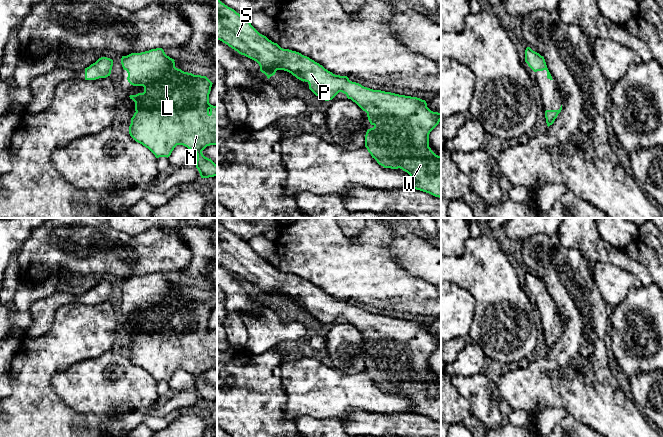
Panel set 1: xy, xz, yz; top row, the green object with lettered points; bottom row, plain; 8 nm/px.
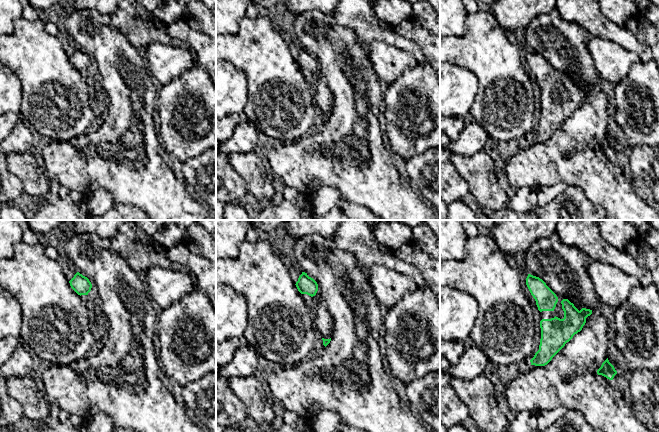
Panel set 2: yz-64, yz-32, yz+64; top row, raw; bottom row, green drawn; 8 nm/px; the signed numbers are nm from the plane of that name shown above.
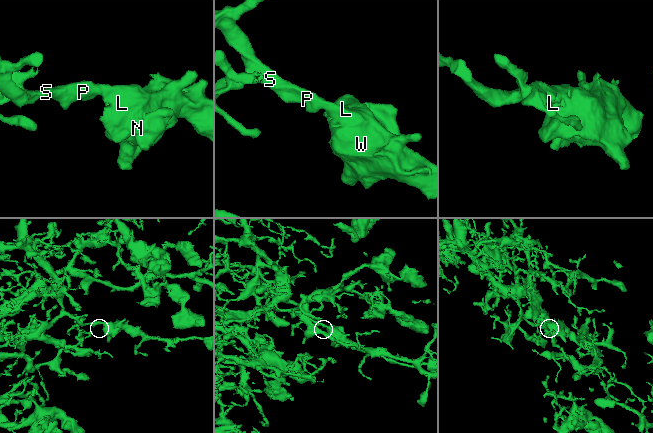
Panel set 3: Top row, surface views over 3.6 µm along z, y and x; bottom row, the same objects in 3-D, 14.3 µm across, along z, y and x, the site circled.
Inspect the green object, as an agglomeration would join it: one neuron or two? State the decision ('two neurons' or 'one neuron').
one neuron

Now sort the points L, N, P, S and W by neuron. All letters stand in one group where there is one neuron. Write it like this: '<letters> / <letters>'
L N P S W

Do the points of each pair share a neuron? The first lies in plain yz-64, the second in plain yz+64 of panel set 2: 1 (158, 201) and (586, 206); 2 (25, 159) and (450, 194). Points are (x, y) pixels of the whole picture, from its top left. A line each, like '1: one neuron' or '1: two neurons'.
1: two neurons
2: two neurons

